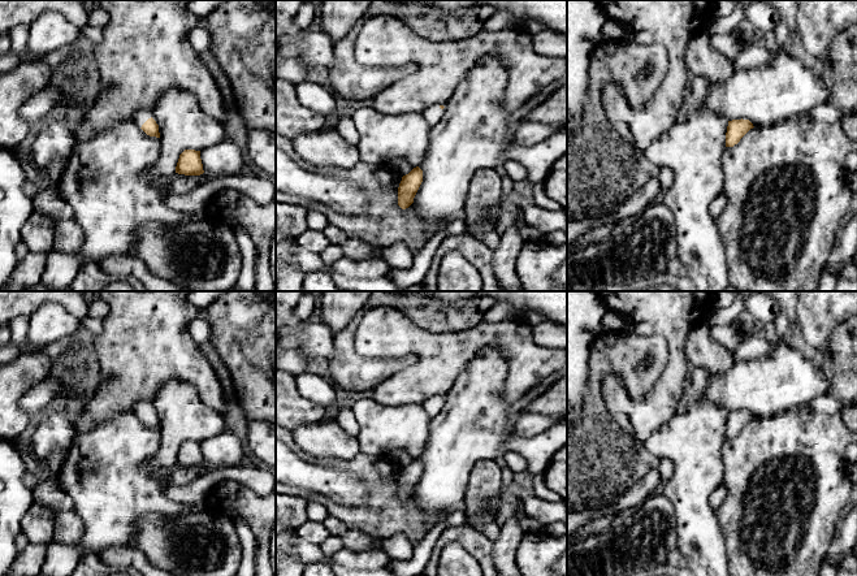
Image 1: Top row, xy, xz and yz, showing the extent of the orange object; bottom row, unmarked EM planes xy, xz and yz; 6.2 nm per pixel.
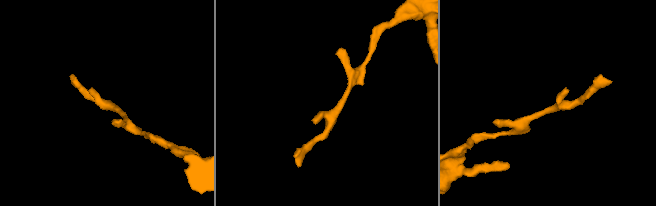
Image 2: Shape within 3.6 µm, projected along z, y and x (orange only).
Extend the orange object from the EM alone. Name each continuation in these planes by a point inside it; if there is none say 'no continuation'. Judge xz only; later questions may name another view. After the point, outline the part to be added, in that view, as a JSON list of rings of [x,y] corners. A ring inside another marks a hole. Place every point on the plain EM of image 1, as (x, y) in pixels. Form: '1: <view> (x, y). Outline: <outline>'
1: xz (432, 406). Outline: [[[433,397],[423,404],[424,410],[430,417],[436,416],[441,411],[442,406],[443,400],[441,400],[438,397]]]

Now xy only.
1: xy (142, 407). Outline: [[[139,402],[135,408],[134,408],[134,413],[142,419],[142,416],[152,408],[152,403],[147,403],[147,402]]]

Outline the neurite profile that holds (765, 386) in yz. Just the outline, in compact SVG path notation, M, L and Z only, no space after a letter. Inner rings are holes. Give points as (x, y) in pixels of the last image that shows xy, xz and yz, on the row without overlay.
M780 341L772 346L769 358L736 361L726 372L714 374L707 382L702 397L728 412L743 410L749 411L753 417L763 417L809 403L824 395L828 389L830 382L822 368Z

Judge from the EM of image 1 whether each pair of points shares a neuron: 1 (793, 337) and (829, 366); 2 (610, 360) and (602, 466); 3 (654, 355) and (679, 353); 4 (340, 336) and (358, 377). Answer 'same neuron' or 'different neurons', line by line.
1: same neuron
2: same neuron
3: different neurons
4: same neuron

